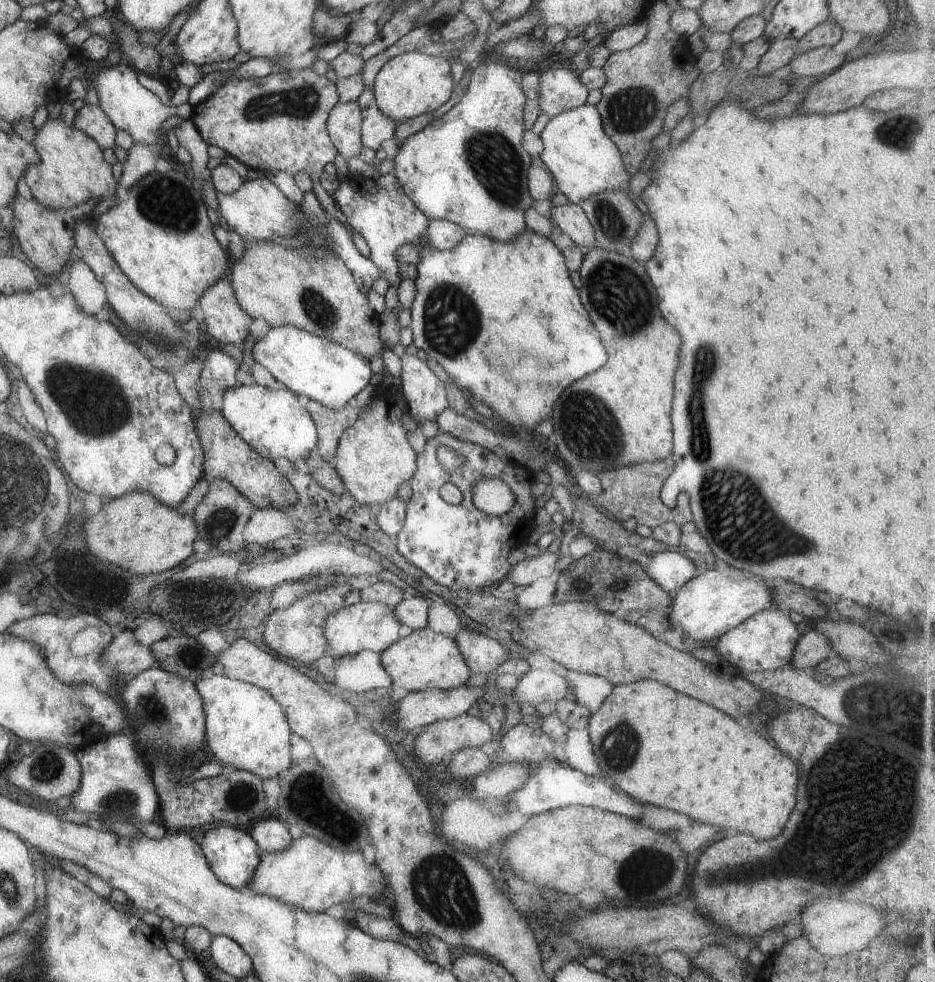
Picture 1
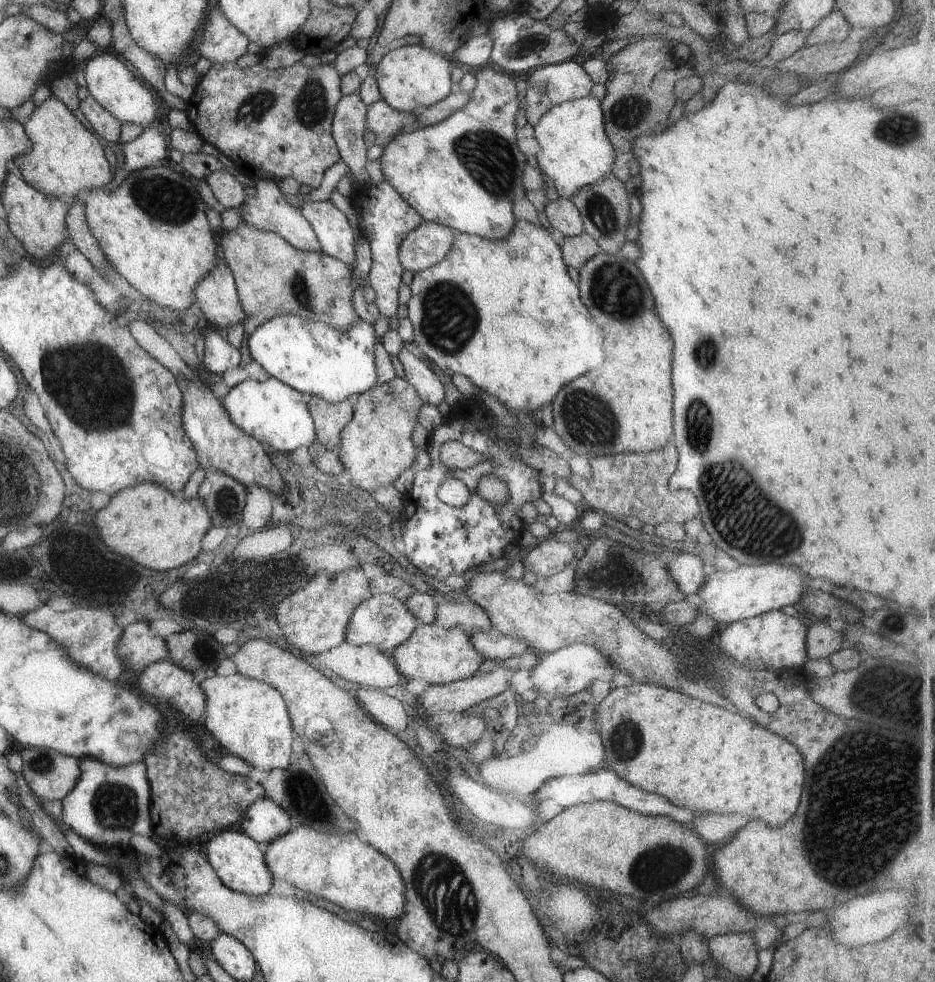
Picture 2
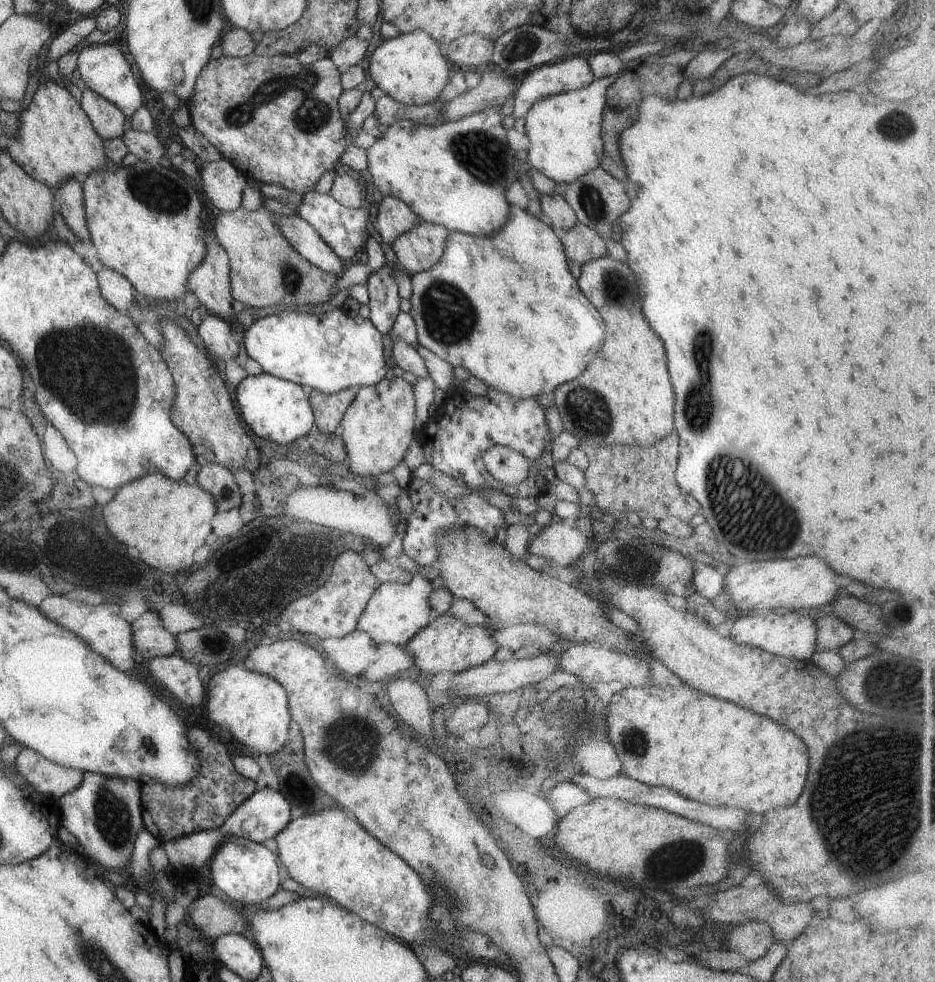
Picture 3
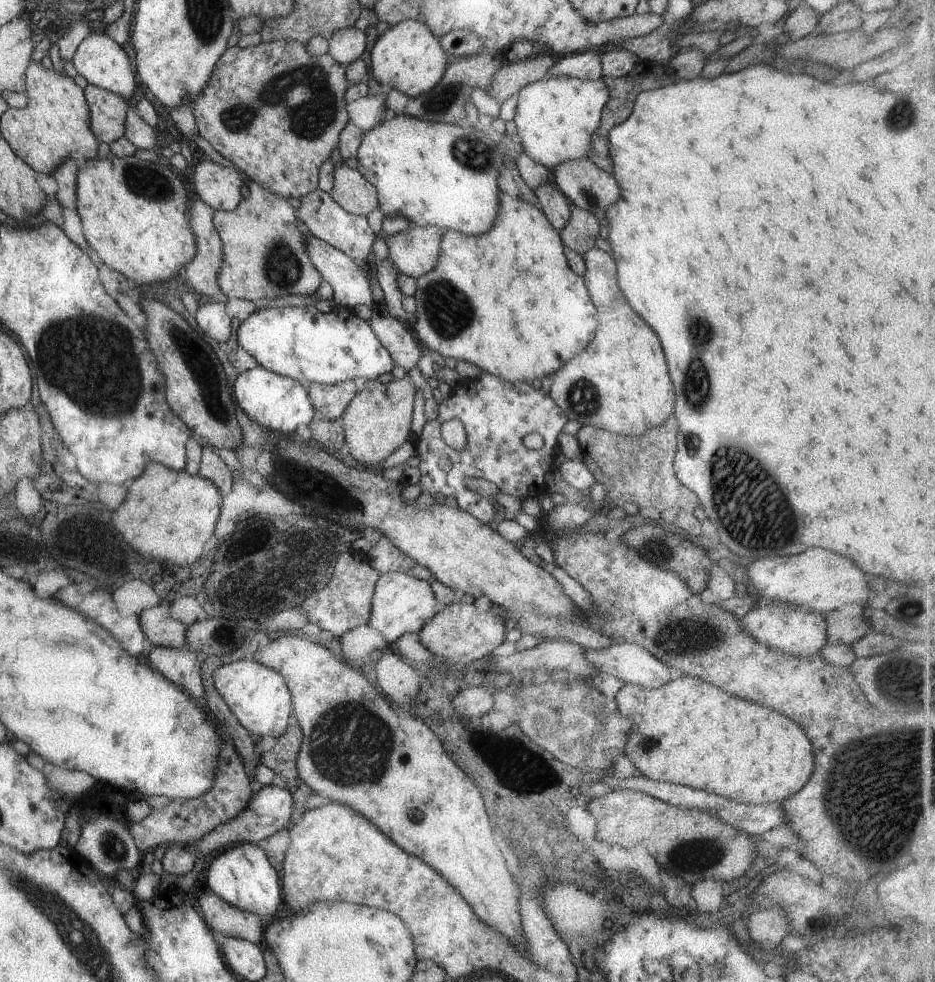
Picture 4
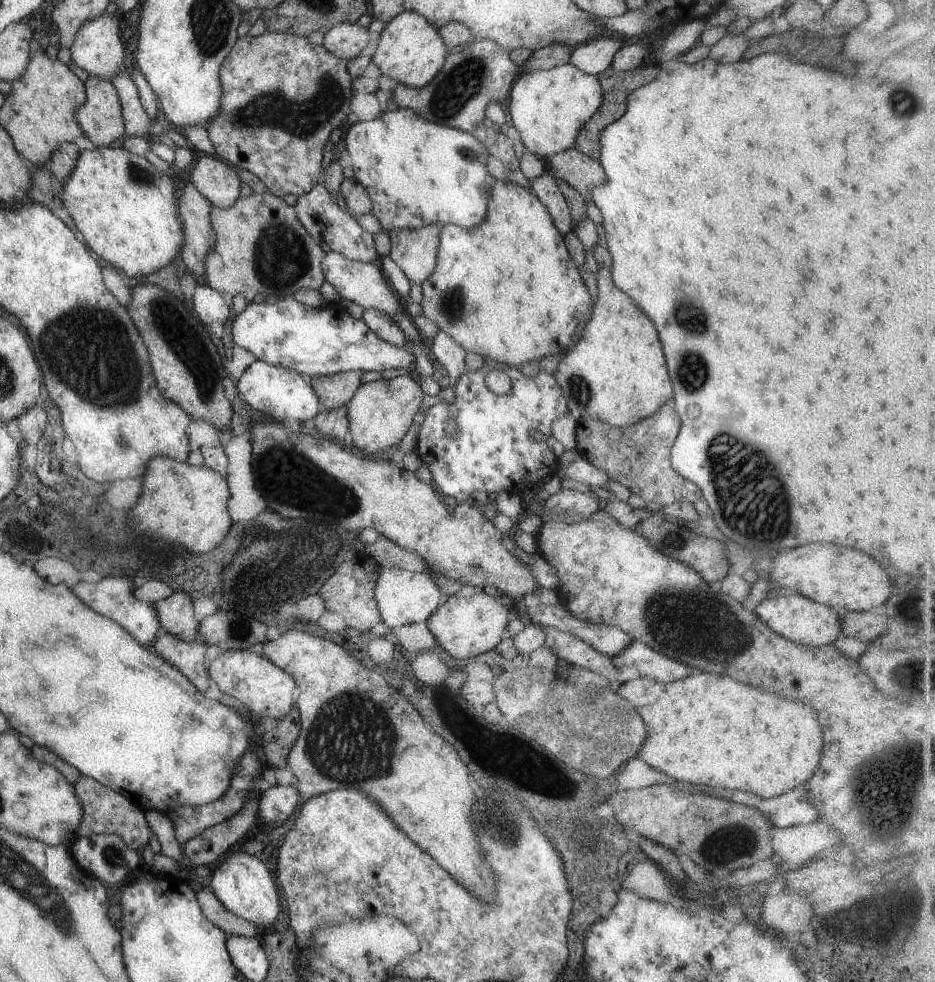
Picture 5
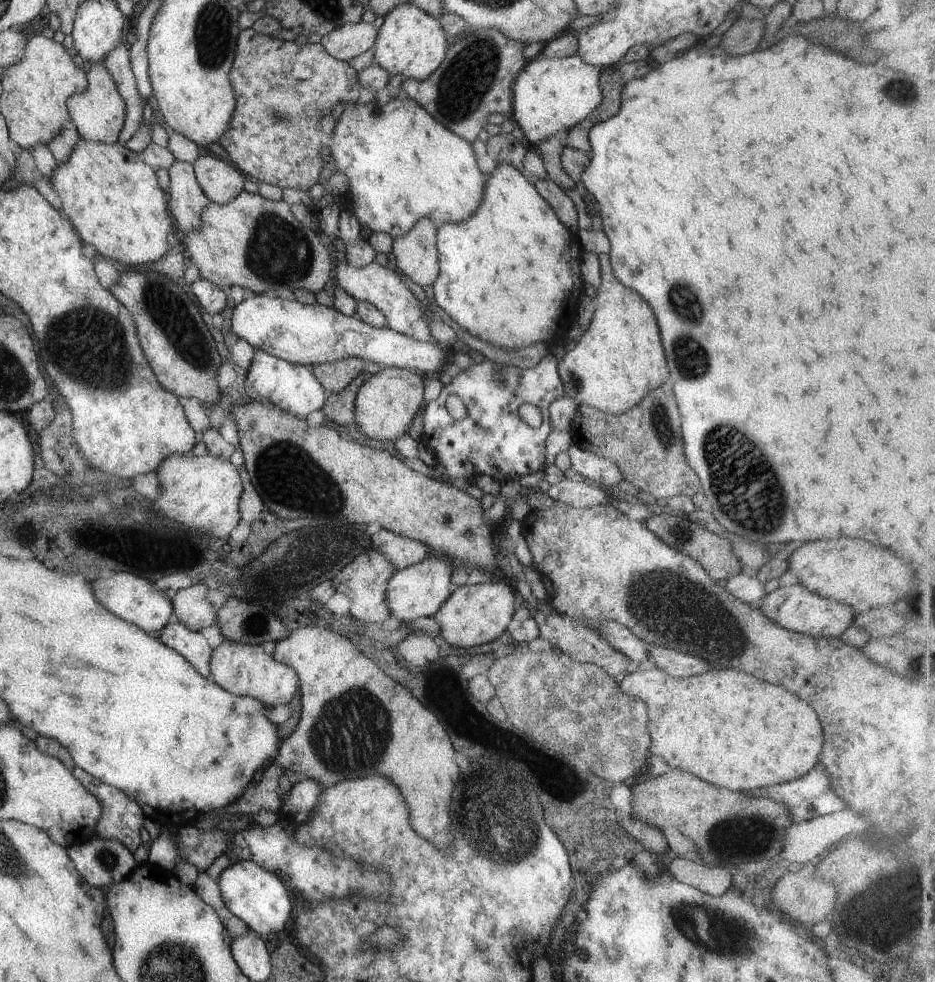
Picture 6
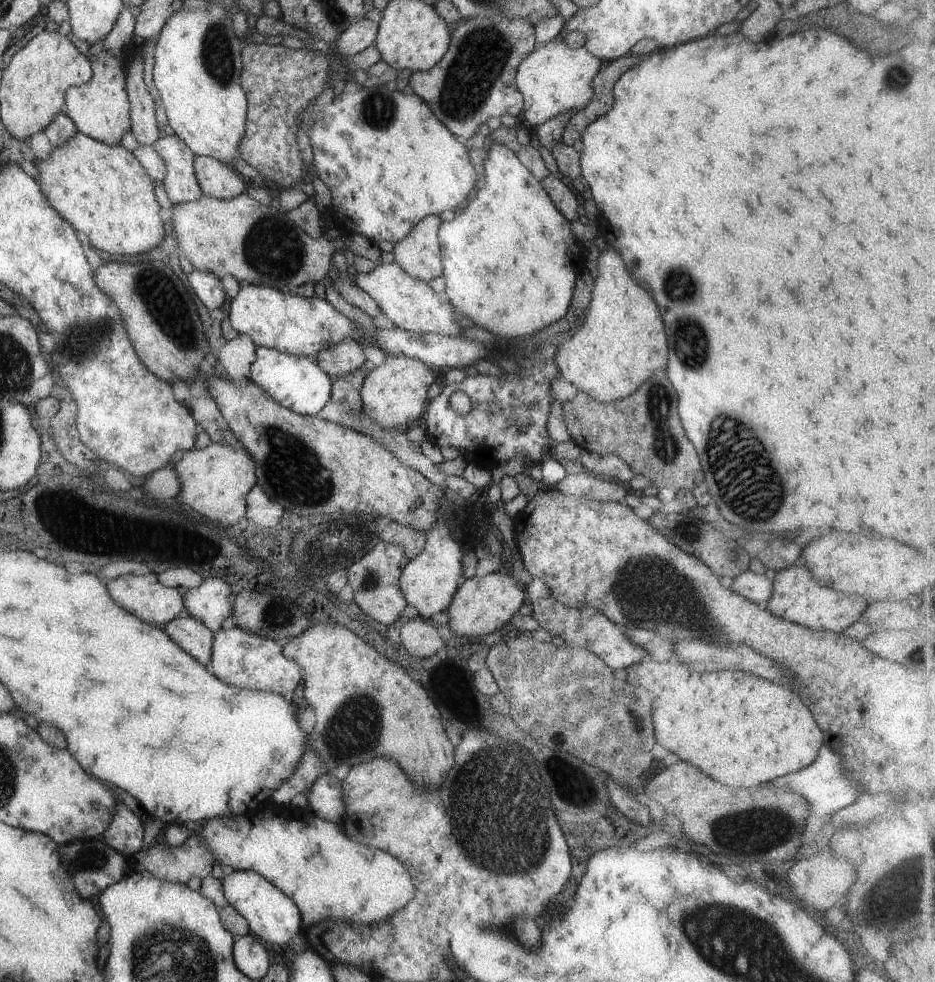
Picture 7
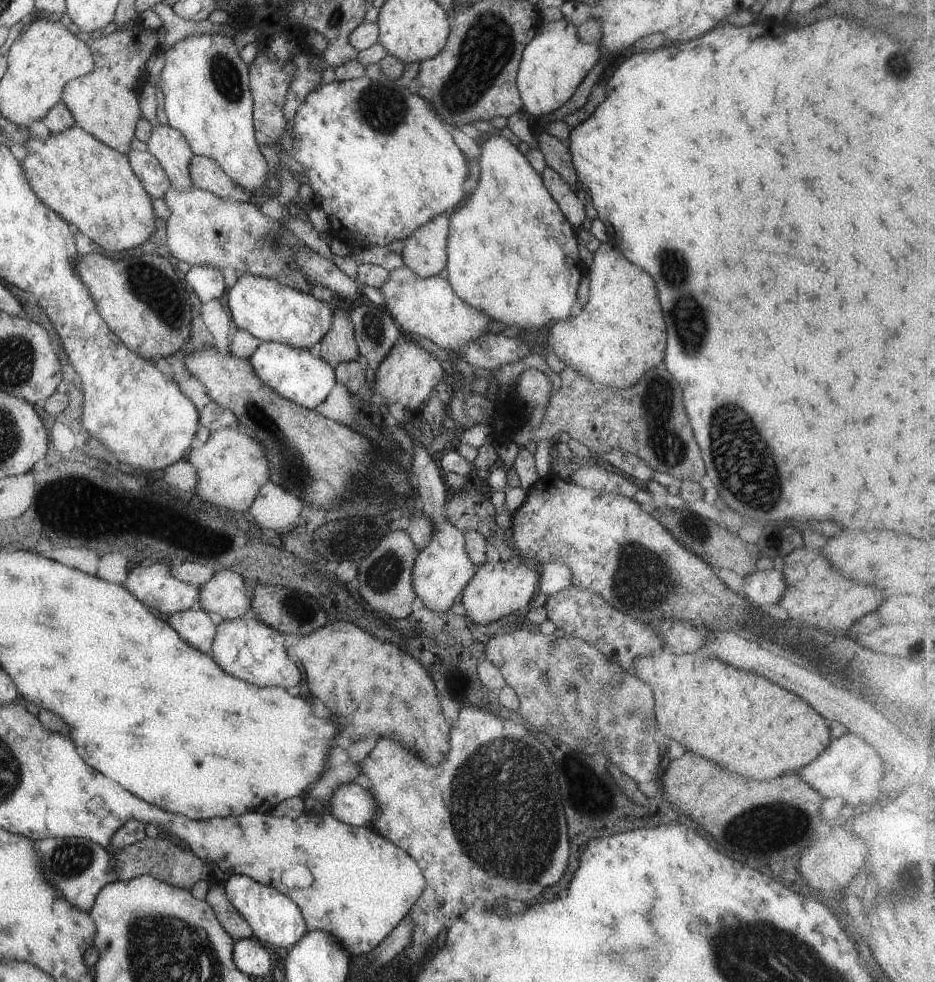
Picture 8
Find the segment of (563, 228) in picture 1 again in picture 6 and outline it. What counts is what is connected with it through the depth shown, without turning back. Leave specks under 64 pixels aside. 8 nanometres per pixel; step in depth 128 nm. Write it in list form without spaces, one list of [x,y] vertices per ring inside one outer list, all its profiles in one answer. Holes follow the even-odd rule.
[[[547,178],[543,180],[536,179],[533,182],[533,186],[535,186],[537,194],[541,194],[547,200],[547,204],[555,210],[557,218],[561,220],[561,224],[575,237],[578,231],[577,212],[573,202],[565,194],[565,191],[559,188],[553,180],[548,180]]]

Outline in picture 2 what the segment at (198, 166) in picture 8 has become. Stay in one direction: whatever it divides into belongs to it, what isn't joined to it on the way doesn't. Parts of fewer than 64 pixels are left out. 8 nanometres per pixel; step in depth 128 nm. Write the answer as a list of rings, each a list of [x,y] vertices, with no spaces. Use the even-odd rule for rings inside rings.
[[[225,168],[214,170],[206,176],[206,183],[219,201],[221,209],[235,208],[243,202],[245,192],[237,179]]]

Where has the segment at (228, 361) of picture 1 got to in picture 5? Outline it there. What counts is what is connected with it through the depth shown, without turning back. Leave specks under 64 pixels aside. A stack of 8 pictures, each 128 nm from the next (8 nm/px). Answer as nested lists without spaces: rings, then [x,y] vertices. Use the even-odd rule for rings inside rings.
[[[197,282],[188,305],[198,315],[199,321],[206,327],[213,320],[223,325],[229,316],[228,298],[212,290],[204,282]]]

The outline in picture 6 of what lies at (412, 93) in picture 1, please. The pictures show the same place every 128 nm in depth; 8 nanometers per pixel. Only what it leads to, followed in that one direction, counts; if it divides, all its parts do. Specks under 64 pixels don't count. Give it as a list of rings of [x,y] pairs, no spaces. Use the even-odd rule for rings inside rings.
[[[397,4],[383,16],[383,24],[377,30],[373,42],[374,65],[387,70],[390,76],[400,74],[404,79],[423,80],[441,64],[450,41],[433,16],[413,4]]]

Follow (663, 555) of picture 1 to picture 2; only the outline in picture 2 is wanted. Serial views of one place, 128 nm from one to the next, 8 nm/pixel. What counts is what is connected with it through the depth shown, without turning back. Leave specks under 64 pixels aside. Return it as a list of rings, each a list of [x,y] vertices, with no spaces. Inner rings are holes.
[[[693,551],[680,552],[666,564],[667,573],[673,578],[677,589],[684,595],[694,597],[698,588],[703,585],[706,574],[703,571],[703,557],[698,557]]]

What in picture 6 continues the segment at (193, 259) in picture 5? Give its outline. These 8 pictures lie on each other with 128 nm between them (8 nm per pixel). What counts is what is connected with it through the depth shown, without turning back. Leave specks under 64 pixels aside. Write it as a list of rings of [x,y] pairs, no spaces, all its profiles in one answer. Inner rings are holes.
[[[174,160],[167,168],[169,175],[169,189],[167,205],[169,212],[175,216],[175,224],[182,233],[197,230],[201,226],[199,218],[201,208],[210,201],[201,191],[191,163]]]

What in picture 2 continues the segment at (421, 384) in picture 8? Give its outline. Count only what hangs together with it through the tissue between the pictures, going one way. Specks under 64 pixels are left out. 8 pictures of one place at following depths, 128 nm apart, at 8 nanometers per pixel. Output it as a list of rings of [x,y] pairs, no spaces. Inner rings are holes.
[[[393,377],[358,394],[353,416],[340,430],[336,447],[338,459],[351,474],[351,491],[369,495],[376,488],[391,485],[401,472],[413,466],[415,449],[410,434],[417,424],[417,412],[421,405],[416,390],[403,377]]]

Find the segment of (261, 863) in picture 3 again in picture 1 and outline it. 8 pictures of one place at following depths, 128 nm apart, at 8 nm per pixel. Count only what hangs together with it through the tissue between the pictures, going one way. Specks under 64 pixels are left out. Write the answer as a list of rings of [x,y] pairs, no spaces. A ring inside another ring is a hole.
[[[229,825],[217,826],[217,828],[213,826],[211,830],[207,830],[201,836],[198,846],[205,856],[209,870],[217,876],[218,880],[235,890],[246,890],[246,886],[259,864],[261,851],[245,830]]]

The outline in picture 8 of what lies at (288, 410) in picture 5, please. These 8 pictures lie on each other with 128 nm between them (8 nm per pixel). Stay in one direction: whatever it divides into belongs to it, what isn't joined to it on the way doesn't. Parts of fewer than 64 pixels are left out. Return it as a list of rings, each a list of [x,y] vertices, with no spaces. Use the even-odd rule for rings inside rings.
[[[261,341],[248,360],[254,373],[261,378],[261,382],[269,386],[270,390],[281,394],[282,398],[287,398],[298,406],[303,406],[306,410],[317,408],[336,384],[334,368],[323,358],[312,356],[309,348],[296,348],[272,341]]]

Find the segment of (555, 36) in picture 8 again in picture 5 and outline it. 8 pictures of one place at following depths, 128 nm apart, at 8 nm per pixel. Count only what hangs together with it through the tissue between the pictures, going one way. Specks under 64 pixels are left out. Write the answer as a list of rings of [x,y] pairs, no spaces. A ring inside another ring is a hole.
[[[566,63],[547,68],[547,70],[521,71],[512,83],[504,106],[509,109],[511,122],[519,133],[520,142],[526,151],[536,155],[541,160],[547,161],[552,155],[573,147],[577,132],[589,120],[589,116],[599,108],[601,102],[603,102],[603,98],[598,76],[585,74],[585,72],[577,70],[575,66]]]

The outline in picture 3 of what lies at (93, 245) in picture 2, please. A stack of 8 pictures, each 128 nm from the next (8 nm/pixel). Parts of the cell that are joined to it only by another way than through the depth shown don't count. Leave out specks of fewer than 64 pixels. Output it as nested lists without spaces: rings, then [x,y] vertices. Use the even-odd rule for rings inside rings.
[[[68,178],[65,182],[59,184],[55,195],[60,198],[59,213],[63,217],[64,223],[79,240],[88,242],[90,234],[84,218],[82,188],[73,178]]]

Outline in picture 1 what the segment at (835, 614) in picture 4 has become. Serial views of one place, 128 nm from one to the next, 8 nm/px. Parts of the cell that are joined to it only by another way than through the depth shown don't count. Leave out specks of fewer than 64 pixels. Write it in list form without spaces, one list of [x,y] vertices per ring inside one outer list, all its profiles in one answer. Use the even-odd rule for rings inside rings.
[[[815,630],[798,638],[790,656],[789,667],[802,671],[813,670],[832,653],[828,640]]]

